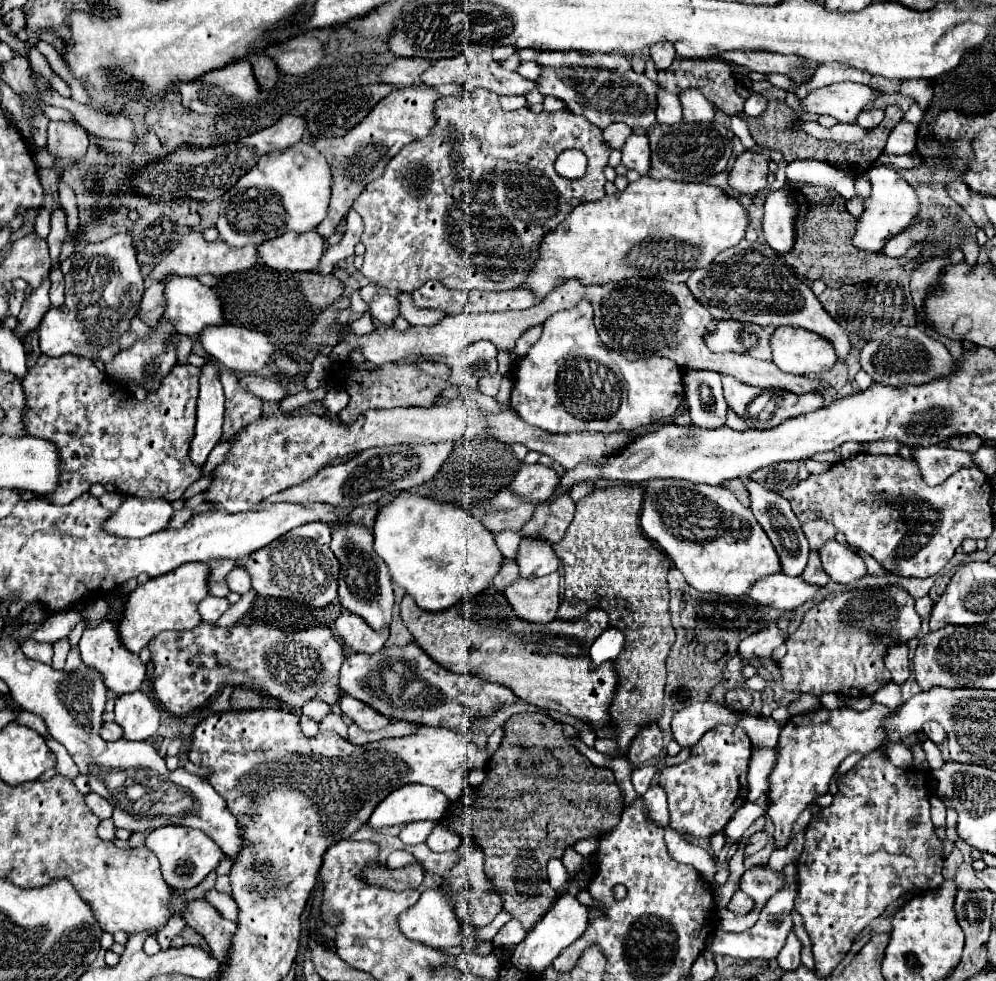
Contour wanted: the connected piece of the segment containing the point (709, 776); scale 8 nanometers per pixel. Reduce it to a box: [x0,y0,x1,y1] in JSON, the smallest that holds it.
[659,725,751,838]

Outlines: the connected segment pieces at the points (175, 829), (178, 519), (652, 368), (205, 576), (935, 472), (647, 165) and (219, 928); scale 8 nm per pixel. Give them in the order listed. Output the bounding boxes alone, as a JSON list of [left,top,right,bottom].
[[145,826,223,892],[171,508,193,528],[511,300,685,434],[119,562,211,650],[911,444,977,486],[623,134,651,174],[175,892,237,962]]

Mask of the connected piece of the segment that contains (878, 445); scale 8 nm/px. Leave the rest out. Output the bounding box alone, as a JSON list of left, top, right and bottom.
[869,440,905,454]

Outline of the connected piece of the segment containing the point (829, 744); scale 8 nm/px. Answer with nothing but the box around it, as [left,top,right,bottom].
[769,704,889,848]

